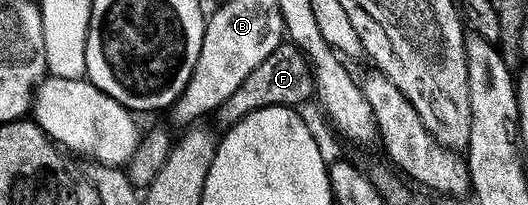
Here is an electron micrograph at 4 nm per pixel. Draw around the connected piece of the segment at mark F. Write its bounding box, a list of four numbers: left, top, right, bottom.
[214,43,314,127]

